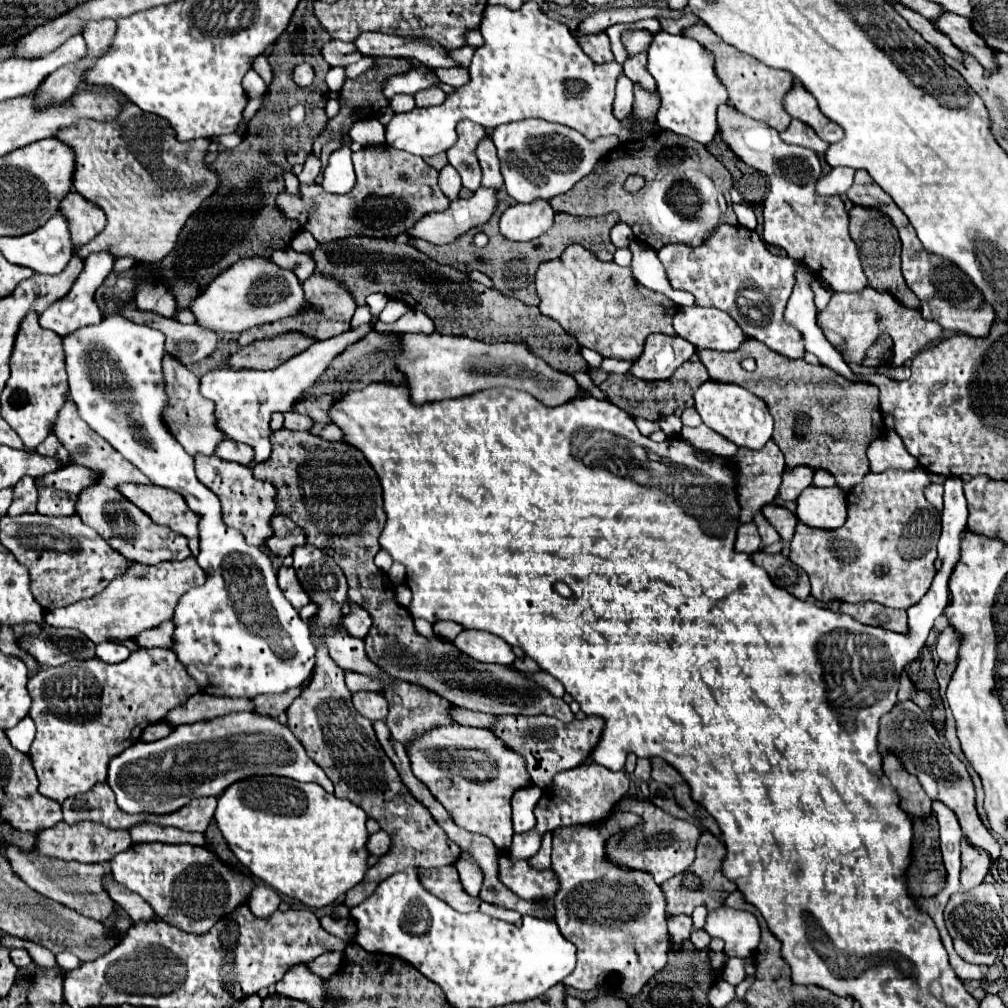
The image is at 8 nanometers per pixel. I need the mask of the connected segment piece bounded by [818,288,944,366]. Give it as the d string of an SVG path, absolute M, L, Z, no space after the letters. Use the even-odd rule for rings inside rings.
M864 288L856 294L834 294L828 306L818 314L818 326L822 330L834 330L844 338L844 352L840 352L840 356L846 364L854 366L864 362L866 348L872 346L880 334L888 334L894 340L894 366L902 366L906 360L914 358L920 350L944 336L944 328L940 328L936 322L924 320L916 308L902 306L890 292L878 292L874 288Z

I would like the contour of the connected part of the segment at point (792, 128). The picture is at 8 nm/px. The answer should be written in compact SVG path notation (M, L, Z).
M792 120L790 126L784 132L780 132L780 138L784 142L788 142L788 144L798 144L798 146L810 148L810 150L814 150L818 154L824 154L828 150L828 146L830 146L828 142L818 138L818 134L808 124L804 124L800 120Z

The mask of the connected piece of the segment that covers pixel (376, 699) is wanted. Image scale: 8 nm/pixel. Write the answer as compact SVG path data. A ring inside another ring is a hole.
M356 692L352 696L352 704L370 722L384 720L388 714L388 702L380 692Z

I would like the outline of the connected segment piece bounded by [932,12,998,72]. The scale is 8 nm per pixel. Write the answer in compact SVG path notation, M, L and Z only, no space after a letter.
M946 12L944 18L932 20L936 24L936 28L944 34L950 36L950 40L966 54L974 56L988 72L996 72L998 70L998 58L996 58L996 50L992 50L984 38L972 28L972 20Z

